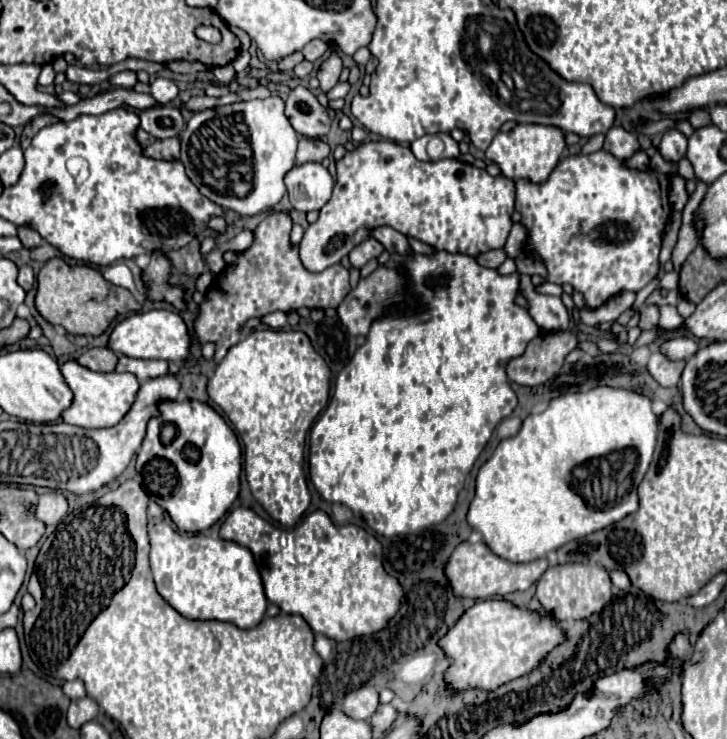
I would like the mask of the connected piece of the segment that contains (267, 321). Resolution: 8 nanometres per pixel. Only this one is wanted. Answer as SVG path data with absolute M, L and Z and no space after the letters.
M278 310L278 312L270 312L270 314L262 316L260 320L262 320L264 326L268 326L268 328L272 328L272 330L278 330L278 328L282 328L282 326L286 324L286 314Z

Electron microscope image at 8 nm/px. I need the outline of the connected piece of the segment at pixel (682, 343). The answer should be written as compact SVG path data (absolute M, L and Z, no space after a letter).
M674 336L668 338L660 348L668 358L672 360L688 360L688 356L694 356L698 352L698 344L692 338L686 336Z

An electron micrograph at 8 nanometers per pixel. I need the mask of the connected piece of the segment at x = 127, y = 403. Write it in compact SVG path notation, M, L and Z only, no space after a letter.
M76 360L64 362L62 374L64 374L64 380L74 394L74 402L62 414L62 420L66 424L80 426L80 428L110 428L110 426L116 426L128 414L128 408L132 408L132 400L136 400L136 392L140 388L136 376L132 376L132 374L92 372L88 368L80 366Z

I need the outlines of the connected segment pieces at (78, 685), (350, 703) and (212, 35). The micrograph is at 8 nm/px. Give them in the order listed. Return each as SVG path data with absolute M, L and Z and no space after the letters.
M72 680L72 682L64 682L62 686L64 694L70 698L70 700L80 700L86 696L86 690L84 690L84 682L82 680Z
M364 684L348 693L344 700L344 712L356 720L370 720L378 704L378 690L372 688L372 685Z
M201 25L201 28L199 26L196 29L195 34L198 38L200 38L210 44L216 44L221 41L220 32L212 26Z

